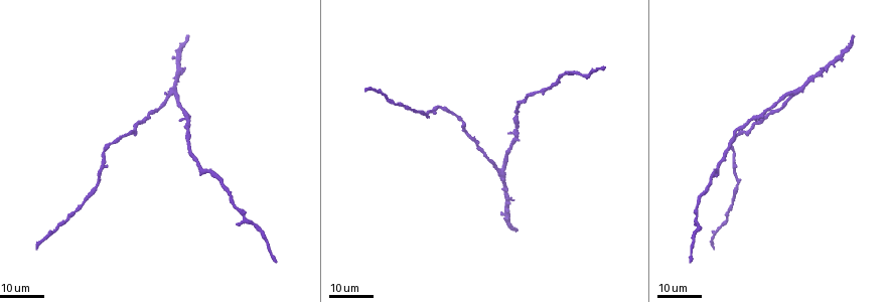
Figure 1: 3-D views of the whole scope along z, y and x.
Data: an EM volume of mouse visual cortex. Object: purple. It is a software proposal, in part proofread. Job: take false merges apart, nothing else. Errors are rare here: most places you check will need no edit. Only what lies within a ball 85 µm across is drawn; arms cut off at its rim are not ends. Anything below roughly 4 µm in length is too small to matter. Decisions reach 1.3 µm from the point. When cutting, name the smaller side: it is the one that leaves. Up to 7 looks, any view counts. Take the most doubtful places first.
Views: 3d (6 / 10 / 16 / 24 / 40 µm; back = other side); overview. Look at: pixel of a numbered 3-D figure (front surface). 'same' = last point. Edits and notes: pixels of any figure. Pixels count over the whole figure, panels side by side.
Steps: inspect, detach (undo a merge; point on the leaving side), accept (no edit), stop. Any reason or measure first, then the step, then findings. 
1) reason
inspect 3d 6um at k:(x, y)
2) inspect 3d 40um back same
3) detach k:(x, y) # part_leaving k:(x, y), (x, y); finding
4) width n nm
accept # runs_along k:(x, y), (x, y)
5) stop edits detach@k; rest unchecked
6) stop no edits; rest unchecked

inspect 3d 16um at 1:(174, 90)

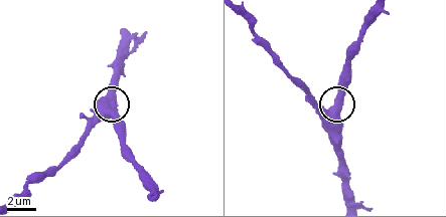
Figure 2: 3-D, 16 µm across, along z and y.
inspect 3d 10um at 2:(117, 113)

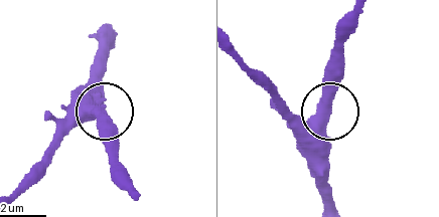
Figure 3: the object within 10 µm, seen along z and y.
accept # runs_along 3:(320, 112), (329, 105), (329, 67); continuous, no second cell

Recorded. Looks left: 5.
inspect 3d 24um at 1:(695, 216)

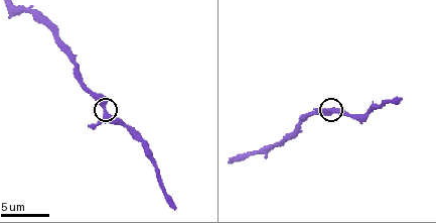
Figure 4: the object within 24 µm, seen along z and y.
zoom in
inspect 3d 6um at 4:(105, 109)

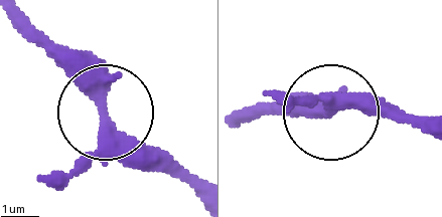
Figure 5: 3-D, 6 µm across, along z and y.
accept # one cell here

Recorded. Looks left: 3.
thick turns thin
inspect 3d 24um at 1:(379, 92)

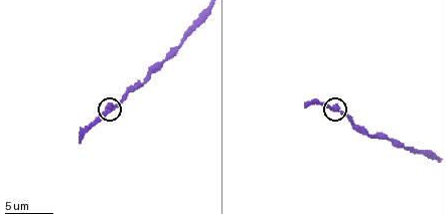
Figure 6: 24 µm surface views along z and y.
closer look
inspect 3d 6um at 6:(340, 109)

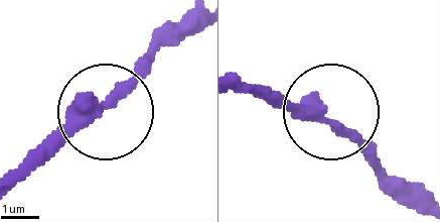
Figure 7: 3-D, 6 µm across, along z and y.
width 390 nm
accept # one cell here

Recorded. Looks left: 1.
stop no edits; rest unchecked

